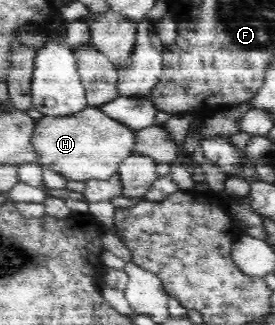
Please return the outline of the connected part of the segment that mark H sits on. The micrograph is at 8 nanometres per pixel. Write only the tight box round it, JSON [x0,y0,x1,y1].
[31,105,136,181]

